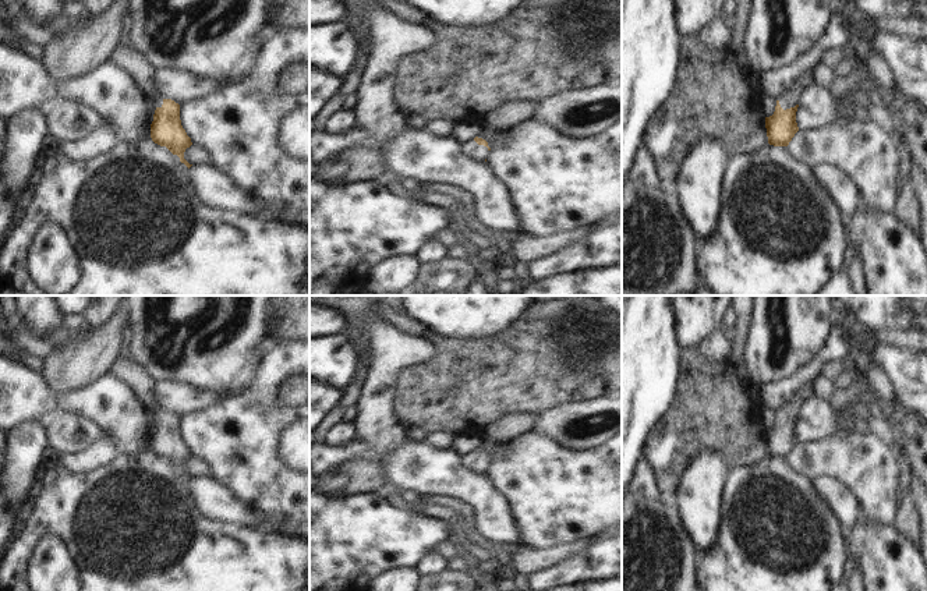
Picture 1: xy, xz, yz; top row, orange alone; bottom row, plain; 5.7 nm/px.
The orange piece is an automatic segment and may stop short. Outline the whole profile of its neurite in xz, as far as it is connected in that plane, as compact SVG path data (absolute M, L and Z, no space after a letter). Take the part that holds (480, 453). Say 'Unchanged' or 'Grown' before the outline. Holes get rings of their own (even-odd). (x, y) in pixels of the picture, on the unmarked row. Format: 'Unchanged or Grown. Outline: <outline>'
Grown. Outline: M475 449L474 452L461 456L460 463L466 470L474 474L485 474L491 460L485 452Z

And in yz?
Grown. Outline: M806 383L793 400L783 406L776 413L775 424L772 428L765 429L765 440L768 456L774 459L788 459L795 446L799 443L796 435L796 424L803 403L814 394L813 383Z

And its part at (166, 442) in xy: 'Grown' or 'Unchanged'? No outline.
Grown

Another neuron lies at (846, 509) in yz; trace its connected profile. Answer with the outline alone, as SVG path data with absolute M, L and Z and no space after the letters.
M815 478L813 489L828 503L836 520L845 530L855 527L861 507L853 493L839 481L832 478Z

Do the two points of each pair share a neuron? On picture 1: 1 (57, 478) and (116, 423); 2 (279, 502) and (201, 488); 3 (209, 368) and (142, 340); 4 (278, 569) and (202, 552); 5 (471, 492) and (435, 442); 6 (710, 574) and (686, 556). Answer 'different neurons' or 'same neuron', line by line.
1: different neurons
2: different neurons
3: same neuron
4: same neuron
5: different neurons
6: different neurons

